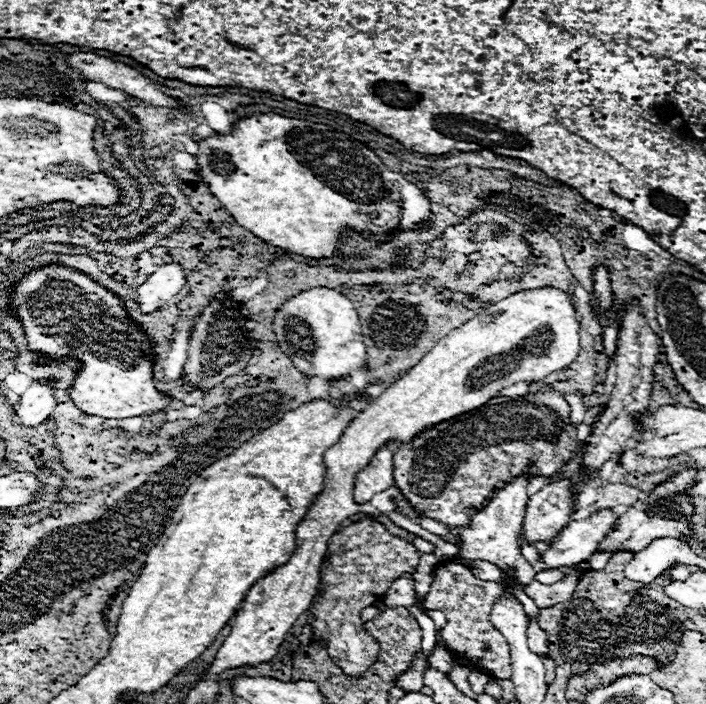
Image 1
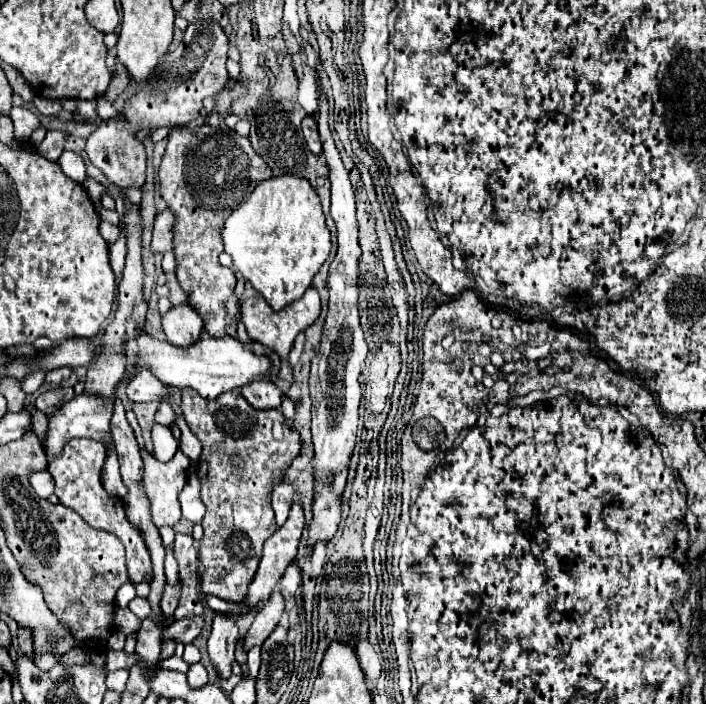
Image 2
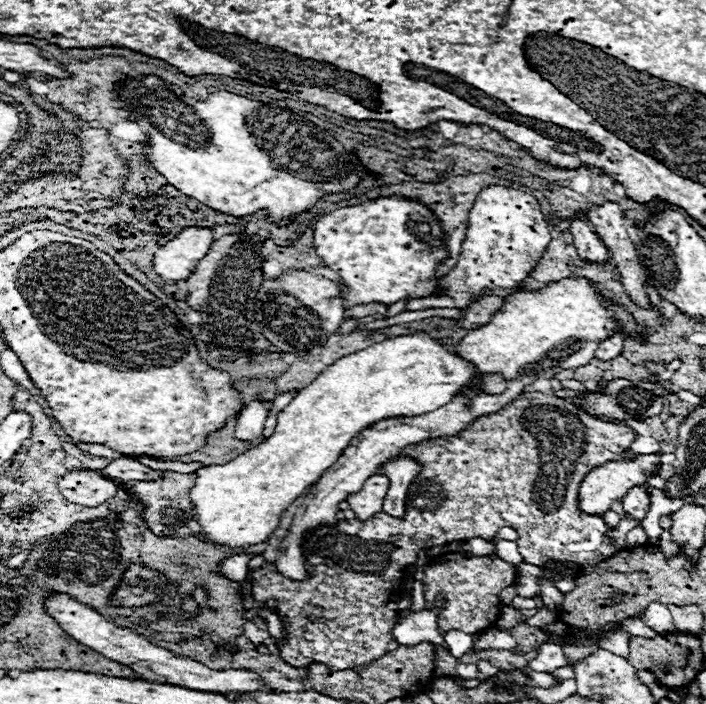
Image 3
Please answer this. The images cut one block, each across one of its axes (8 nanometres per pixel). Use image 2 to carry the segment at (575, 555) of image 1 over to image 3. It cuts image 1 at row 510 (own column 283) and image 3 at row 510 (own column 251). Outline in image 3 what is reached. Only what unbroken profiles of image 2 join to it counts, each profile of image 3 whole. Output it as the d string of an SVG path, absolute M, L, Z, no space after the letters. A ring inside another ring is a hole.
M648 484L634 486L634 490L630 490L630 494L626 494L626 498L622 498L624 510L636 520L642 520L644 514L650 510L650 496L648 496L646 486Z

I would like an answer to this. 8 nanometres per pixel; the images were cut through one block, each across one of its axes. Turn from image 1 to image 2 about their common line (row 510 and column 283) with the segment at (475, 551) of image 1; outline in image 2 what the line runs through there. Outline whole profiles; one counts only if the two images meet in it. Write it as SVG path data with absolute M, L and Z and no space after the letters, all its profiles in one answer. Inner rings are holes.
M284 480L278 482L272 490L272 509L276 512L276 524L278 527L284 525L288 518L288 510L294 498L294 488L292 484L286 484Z

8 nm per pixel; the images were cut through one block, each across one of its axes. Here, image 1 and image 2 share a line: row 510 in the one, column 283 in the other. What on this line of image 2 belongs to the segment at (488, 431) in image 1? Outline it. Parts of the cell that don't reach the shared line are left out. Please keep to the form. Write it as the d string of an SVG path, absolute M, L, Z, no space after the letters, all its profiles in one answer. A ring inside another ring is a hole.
M182 390L182 416L190 430L202 442L202 456L198 462L198 474L202 482L202 502L206 516L202 520L204 536L200 540L202 562L202 592L218 596L230 602L242 602L248 592L248 584L254 578L262 554L262 544L278 528L274 522L274 510L270 506L270 494L276 482L282 480L284 470L300 452L300 436L288 428L284 416L278 410L254 410L244 396L234 390L226 392L214 402L208 402L196 394L196 390Z

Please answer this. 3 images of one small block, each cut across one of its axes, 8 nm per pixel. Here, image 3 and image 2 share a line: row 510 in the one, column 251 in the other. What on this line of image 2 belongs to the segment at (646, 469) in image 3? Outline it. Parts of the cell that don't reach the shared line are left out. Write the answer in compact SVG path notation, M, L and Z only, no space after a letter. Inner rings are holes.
M296 498L290 506L290 516L282 528L278 528L266 542L264 552L260 558L258 572L248 586L248 598L242 602L246 606L258 606L258 602L268 600L272 590L276 588L278 580L282 578L286 566L294 560L300 536L304 530L306 518L302 510L302 502Z

